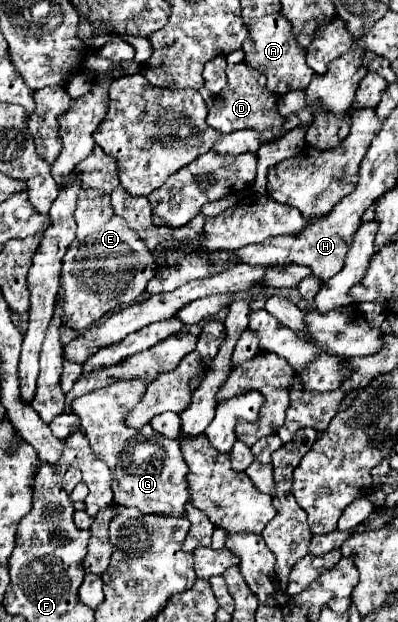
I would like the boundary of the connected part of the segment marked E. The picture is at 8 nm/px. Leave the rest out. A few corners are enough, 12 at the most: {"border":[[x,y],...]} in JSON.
{"border":[[79,191],[63,327],[133,303],[155,275],[103,191]]}

